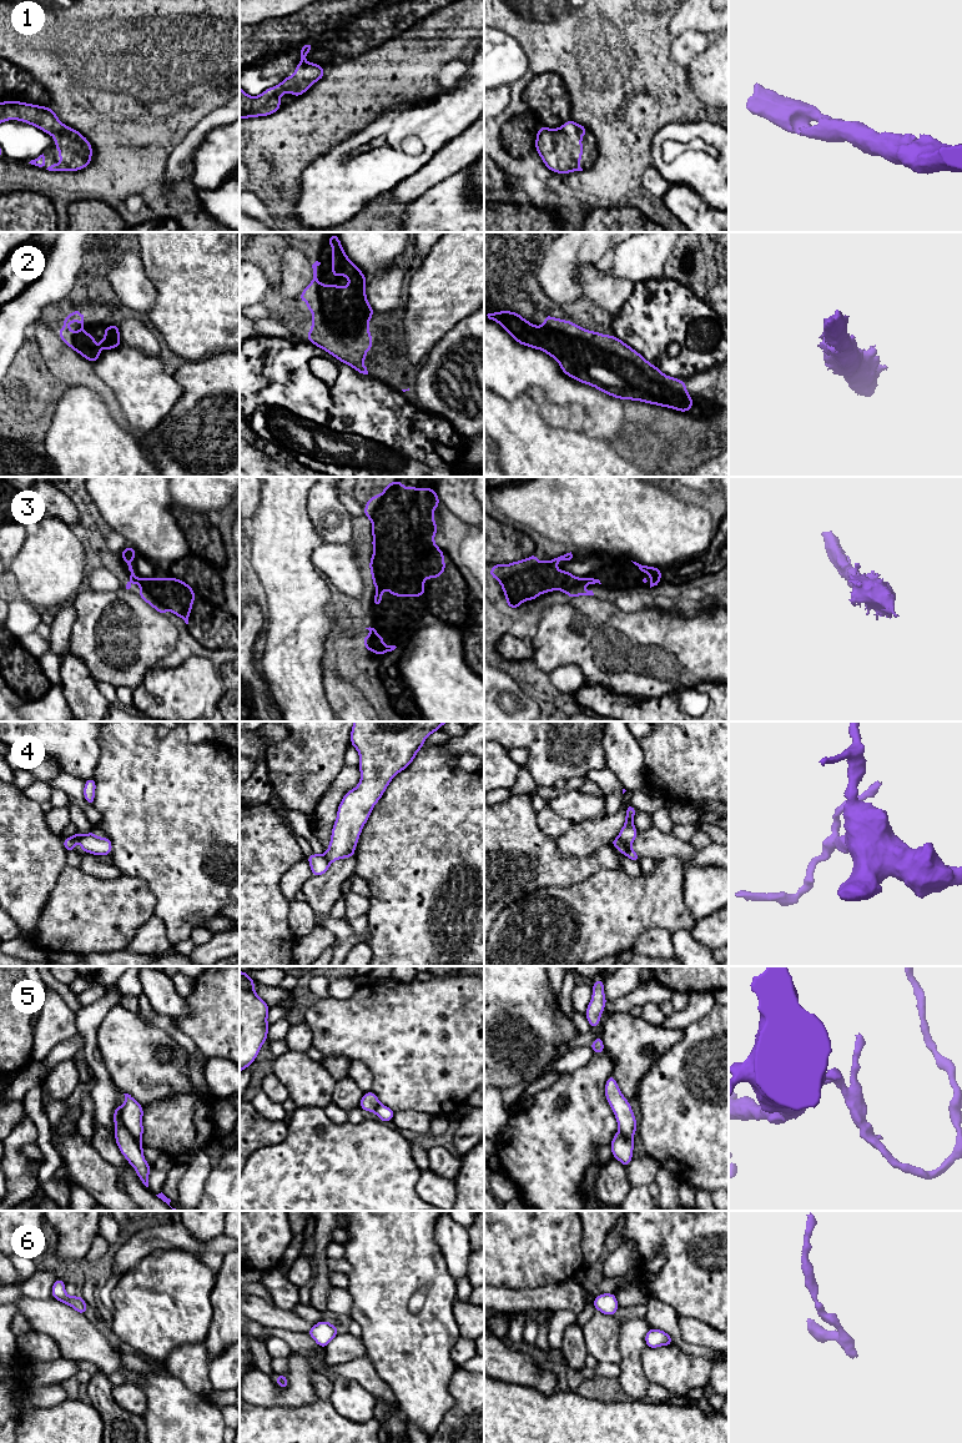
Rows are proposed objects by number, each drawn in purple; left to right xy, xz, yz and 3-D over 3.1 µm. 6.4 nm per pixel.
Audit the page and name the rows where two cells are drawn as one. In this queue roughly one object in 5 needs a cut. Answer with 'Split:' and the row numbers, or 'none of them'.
Split: 5

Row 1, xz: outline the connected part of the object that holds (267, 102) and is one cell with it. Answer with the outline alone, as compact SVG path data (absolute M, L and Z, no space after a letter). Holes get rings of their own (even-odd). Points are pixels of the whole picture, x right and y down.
M303 44L299 50L301 60L292 76L267 90L260 96L247 95L240 86L240 119L268 116L277 112L282 105L279 97L291 92L294 97L304 94L314 82L324 77L324 66L307 62L306 55L313 49L313 44Z

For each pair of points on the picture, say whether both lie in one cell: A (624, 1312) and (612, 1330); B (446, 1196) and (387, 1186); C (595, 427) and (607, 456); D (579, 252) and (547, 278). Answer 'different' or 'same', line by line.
A: different
B: different
C: different
D: same

